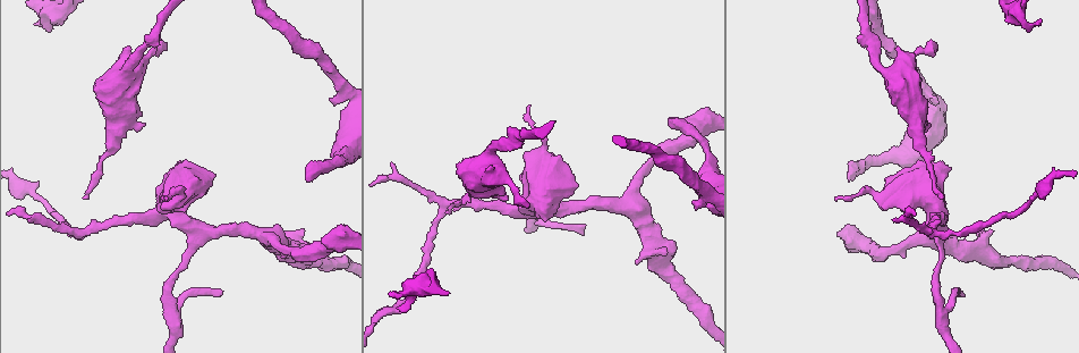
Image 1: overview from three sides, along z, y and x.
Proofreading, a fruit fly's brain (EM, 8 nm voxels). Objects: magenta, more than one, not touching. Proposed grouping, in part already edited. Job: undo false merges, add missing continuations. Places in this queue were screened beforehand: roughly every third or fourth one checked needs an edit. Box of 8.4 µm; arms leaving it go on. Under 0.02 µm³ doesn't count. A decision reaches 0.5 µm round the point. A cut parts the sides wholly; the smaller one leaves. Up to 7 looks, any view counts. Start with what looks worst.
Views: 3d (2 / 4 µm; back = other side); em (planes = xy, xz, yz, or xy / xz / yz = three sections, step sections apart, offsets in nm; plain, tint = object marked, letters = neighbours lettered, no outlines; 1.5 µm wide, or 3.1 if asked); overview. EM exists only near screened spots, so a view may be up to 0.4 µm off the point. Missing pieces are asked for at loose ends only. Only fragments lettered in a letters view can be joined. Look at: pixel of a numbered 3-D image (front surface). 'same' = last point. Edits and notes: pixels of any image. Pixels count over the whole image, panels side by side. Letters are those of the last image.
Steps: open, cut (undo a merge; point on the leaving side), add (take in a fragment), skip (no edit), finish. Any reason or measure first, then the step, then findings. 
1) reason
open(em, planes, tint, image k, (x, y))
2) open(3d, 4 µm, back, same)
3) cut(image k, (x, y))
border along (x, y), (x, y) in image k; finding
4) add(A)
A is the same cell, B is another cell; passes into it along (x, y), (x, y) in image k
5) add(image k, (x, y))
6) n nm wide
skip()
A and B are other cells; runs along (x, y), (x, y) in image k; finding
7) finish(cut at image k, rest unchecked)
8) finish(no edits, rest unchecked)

free end
open(3d, 4 µm, image 1, (397, 306))

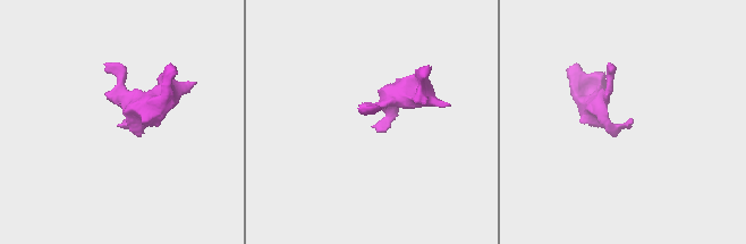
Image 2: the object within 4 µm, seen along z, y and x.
open(em, planes, letters, image 2, (117, 125))

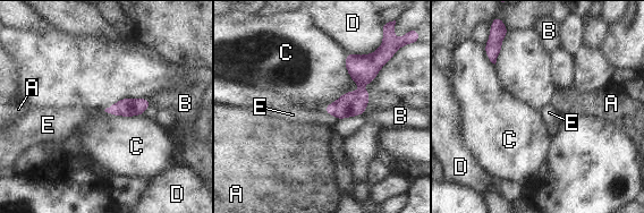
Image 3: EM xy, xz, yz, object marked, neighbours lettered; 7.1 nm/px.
skip()
A, B, C, D and E are other cells; no lettered fragment goes on from it

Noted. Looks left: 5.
branch stops here
open(em, planes, letters, image 1, (220, 291))

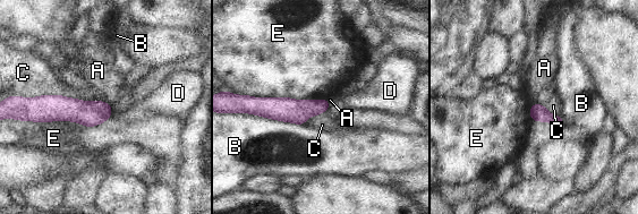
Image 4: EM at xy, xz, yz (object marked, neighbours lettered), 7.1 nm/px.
skip()
A, B, C, D and E are other cells; border along (103, 102), (111, 105) in image 4; no lettered fragment goes on from it

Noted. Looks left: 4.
sharp bend
open(em, planes, letters, image 1, (82, 232))

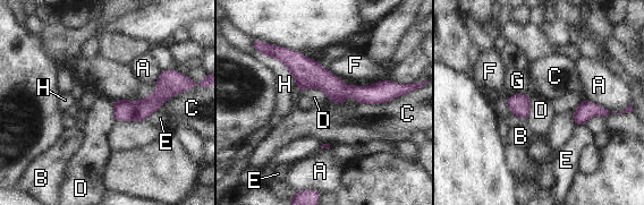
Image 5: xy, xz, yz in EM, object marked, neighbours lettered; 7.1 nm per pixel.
150 nm wide
skip()
A, B, C, D, E, F, G and H are other cells; runs along (291, 67), (336, 90), (413, 86) in image 5; one cell here

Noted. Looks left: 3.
finish(no edits, rest unchecked)

